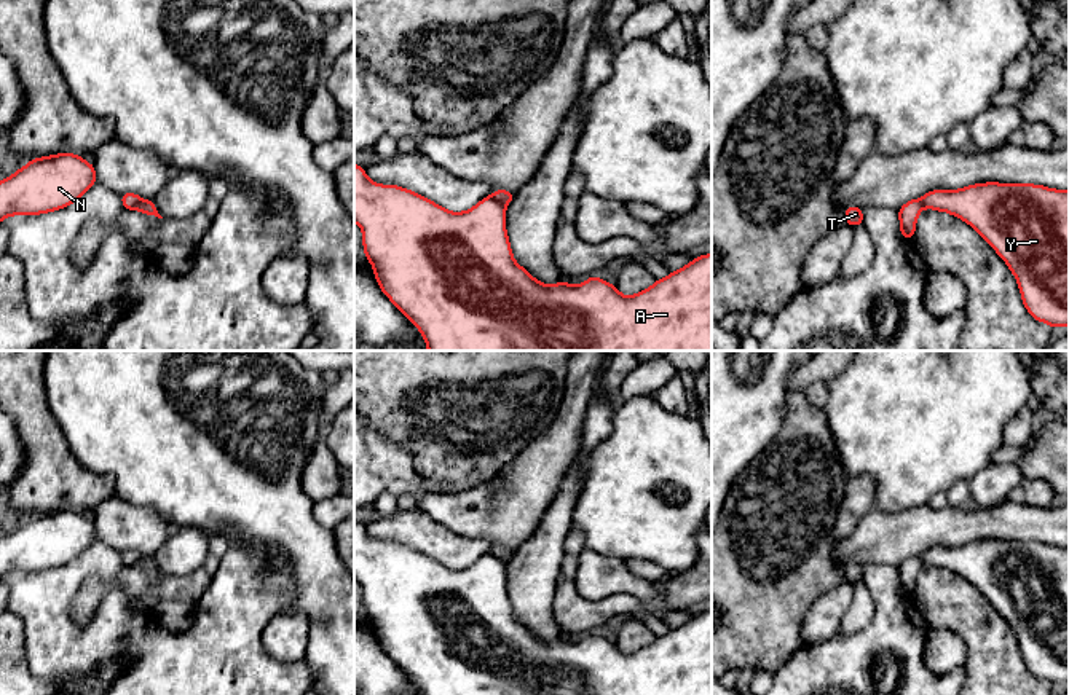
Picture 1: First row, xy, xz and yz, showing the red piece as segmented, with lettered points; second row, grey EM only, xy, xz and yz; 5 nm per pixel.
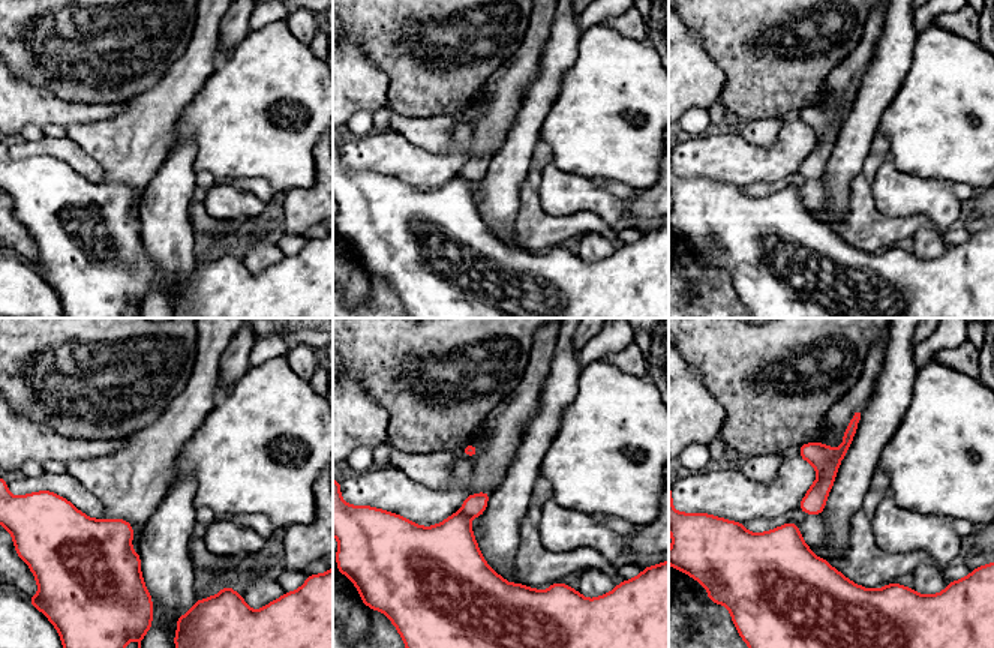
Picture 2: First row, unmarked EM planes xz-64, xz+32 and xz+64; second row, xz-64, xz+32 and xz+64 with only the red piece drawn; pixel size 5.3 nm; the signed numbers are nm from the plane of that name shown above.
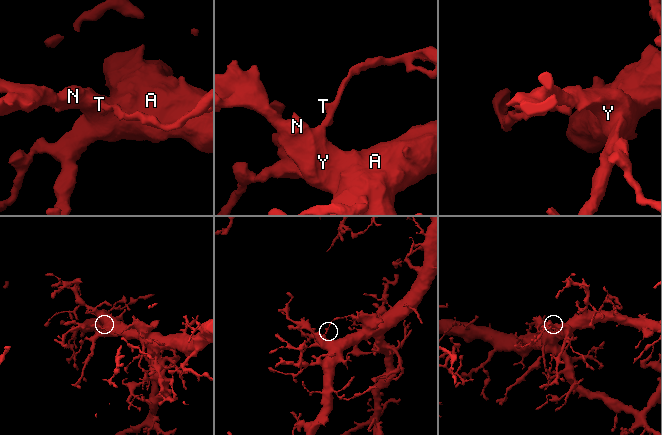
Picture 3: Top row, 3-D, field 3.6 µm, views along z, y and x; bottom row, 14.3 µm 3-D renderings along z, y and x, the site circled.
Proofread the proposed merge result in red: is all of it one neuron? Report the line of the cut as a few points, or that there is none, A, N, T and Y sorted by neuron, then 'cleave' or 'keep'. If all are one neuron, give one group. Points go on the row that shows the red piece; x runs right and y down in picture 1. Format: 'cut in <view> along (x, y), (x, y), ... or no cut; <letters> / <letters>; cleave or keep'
cut in xz along (492, 195), (506, 204); A N Y / T; cleave

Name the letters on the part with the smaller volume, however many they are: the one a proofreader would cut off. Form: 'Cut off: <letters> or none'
Cut off: T

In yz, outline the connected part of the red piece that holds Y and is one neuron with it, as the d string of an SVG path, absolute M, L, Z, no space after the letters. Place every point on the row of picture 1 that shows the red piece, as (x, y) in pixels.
M975 183L961 190L932 190L921 199L922 207L948 212L968 223L1007 263L1018 281L1023 304L1034 320L1069 327L1069 190L1032 183Z

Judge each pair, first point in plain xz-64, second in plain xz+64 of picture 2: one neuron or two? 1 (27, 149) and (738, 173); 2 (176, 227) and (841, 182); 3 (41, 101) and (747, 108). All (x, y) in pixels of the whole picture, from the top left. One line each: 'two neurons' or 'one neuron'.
1: one neuron
2: one neuron
3: two neurons

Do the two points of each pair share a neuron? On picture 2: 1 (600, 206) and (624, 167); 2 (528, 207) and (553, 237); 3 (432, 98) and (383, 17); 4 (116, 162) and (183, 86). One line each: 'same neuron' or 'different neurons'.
1: different neurons
2: same neuron
3: same neuron
4: same neuron

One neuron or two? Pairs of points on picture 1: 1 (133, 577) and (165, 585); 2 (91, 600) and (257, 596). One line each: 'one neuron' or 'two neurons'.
1: one neuron
2: two neurons

